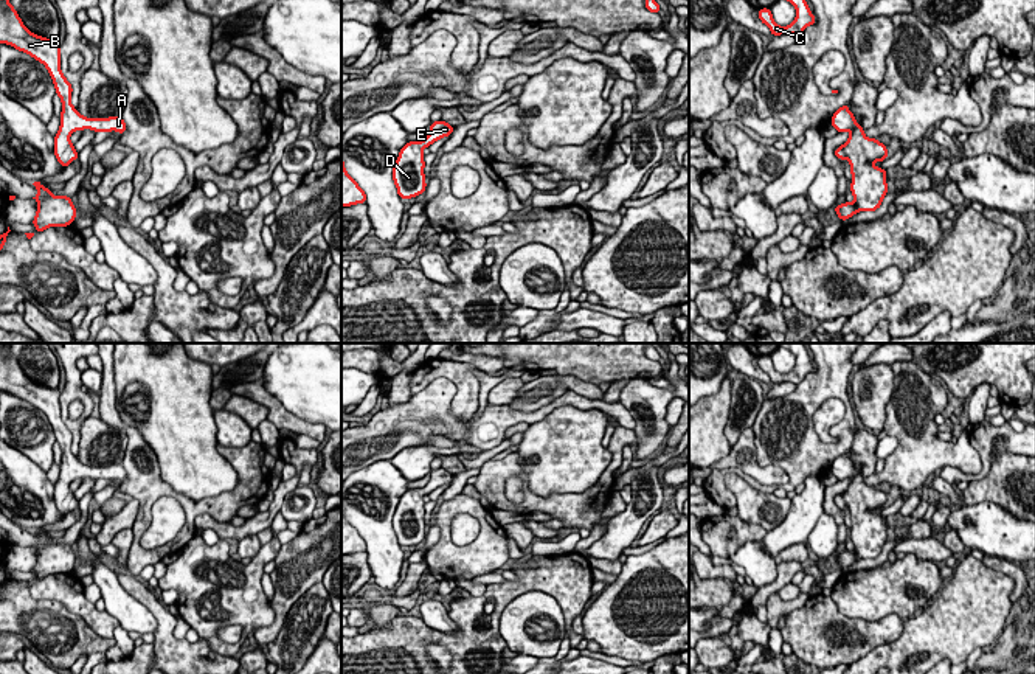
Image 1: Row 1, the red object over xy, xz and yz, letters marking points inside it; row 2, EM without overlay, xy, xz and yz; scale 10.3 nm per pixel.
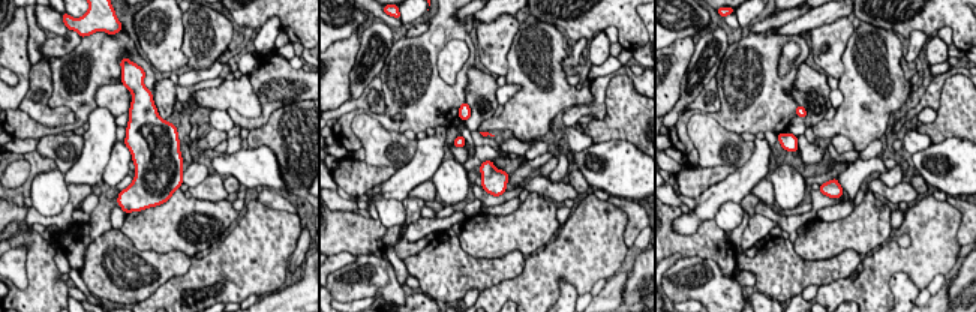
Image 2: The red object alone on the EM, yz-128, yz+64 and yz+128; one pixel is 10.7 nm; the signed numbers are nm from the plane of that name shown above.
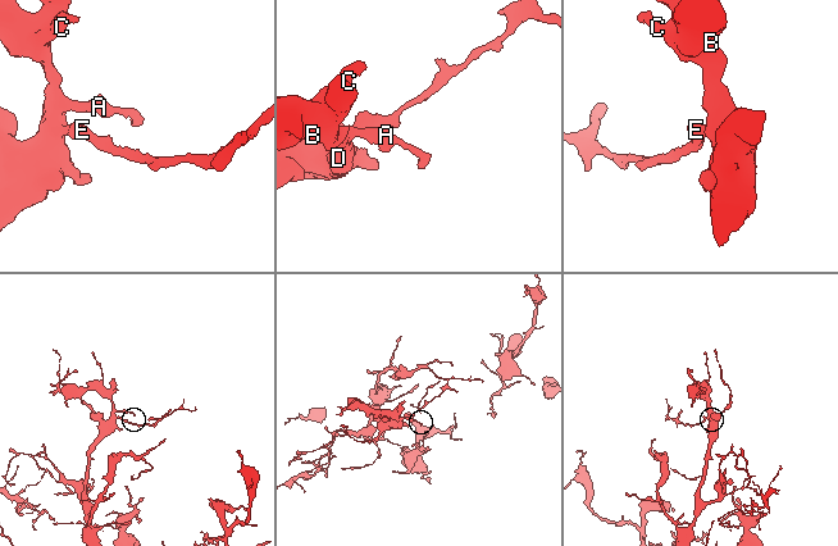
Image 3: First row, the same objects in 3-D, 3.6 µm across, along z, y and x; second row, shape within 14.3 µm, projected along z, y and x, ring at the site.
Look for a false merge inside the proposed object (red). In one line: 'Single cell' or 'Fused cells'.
Single cell

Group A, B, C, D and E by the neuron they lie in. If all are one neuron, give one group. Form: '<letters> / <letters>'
A B C D E

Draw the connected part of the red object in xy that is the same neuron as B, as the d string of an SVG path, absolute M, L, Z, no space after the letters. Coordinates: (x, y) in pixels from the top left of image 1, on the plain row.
M8 343L0 345L0 391L11 393L43 412L53 427L56 443L62 450L61 474L54 483L54 503L61 514L67 516L74 506L79 506L74 492L70 489L73 480L84 477L95 480L116 478L119 483L126 480L127 474L123 464L87 466L73 455L73 435L61 418L59 388L31 380L9 351Z

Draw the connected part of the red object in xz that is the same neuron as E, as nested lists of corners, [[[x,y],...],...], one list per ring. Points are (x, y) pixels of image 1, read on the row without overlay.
[[[439,467],[430,472],[430,480],[422,489],[408,489],[399,500],[396,512],[393,516],[393,528],[400,547],[417,545],[425,540],[425,509],[424,495],[428,495],[434,489],[450,485],[455,474]]]

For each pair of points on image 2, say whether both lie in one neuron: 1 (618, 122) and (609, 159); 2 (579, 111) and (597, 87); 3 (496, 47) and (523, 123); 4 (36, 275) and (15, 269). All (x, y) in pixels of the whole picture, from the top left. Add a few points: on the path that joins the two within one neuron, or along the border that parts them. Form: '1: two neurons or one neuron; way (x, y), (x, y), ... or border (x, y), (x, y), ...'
1: two neurons; border (594, 143), (627, 140), (639, 150)
2: one neuron; way (586, 110), (597, 102), (597, 95)
3: two neurons; border (514, 39), (507, 56), (507, 72), (504, 75)
4: two neurons; border (24, 245), (27, 285), (18, 290)

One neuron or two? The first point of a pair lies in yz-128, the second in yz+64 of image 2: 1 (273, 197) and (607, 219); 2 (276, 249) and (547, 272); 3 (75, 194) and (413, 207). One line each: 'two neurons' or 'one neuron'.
1: two neurons
2: one neuron
3: two neurons

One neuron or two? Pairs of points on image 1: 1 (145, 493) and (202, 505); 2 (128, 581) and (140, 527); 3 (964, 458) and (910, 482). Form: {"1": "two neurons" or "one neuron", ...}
{"1": "one neuron", "2": "two neurons", "3": "one neuron"}

